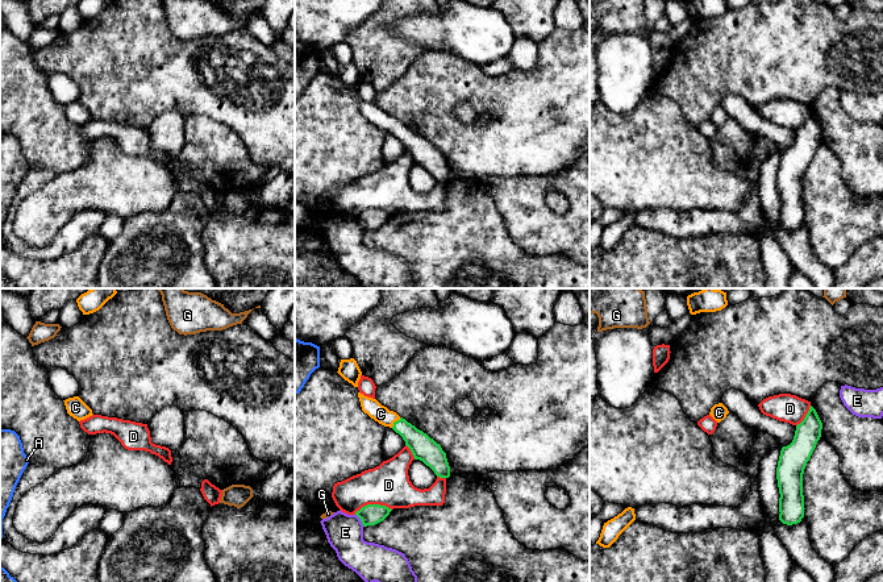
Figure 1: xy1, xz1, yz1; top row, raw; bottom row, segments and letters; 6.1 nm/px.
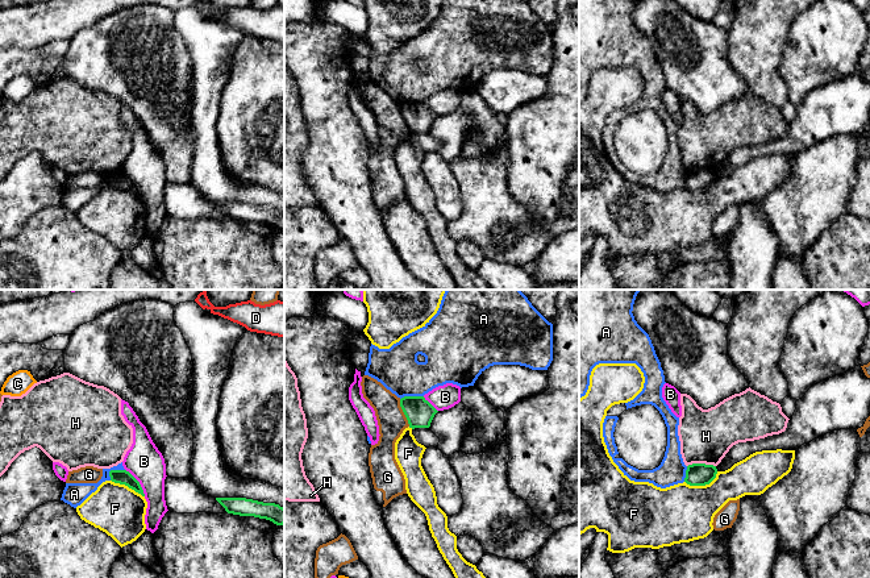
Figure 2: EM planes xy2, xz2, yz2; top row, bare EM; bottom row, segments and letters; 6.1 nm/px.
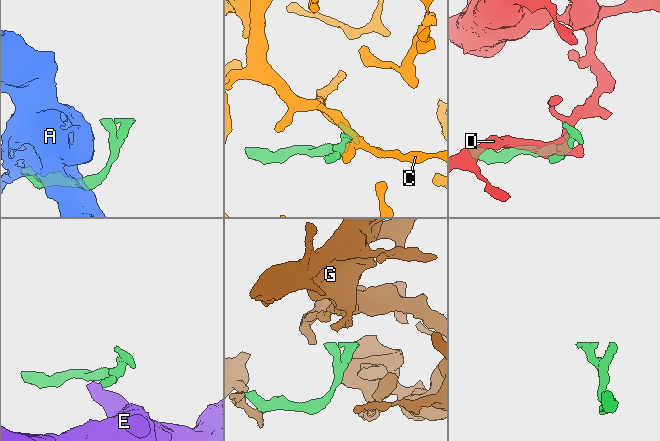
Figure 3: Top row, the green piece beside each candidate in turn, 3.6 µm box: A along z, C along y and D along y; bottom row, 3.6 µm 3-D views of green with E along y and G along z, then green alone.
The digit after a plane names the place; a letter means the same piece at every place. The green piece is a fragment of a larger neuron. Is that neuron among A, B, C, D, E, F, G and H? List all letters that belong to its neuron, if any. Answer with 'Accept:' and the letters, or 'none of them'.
Accept: C

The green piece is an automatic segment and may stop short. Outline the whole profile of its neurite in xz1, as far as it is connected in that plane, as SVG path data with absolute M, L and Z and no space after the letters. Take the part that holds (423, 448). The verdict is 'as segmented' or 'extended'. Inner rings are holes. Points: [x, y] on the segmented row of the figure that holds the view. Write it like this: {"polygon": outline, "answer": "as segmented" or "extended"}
{"polygon": "M358 392L358 398L365 413L379 424L392 428L403 437L415 460L422 461L440 478L450 477L450 466L446 453L442 450L440 444L405 419L400 417L396 412L382 406L376 399L365 396L361 392Z", "answer": "extended"}

